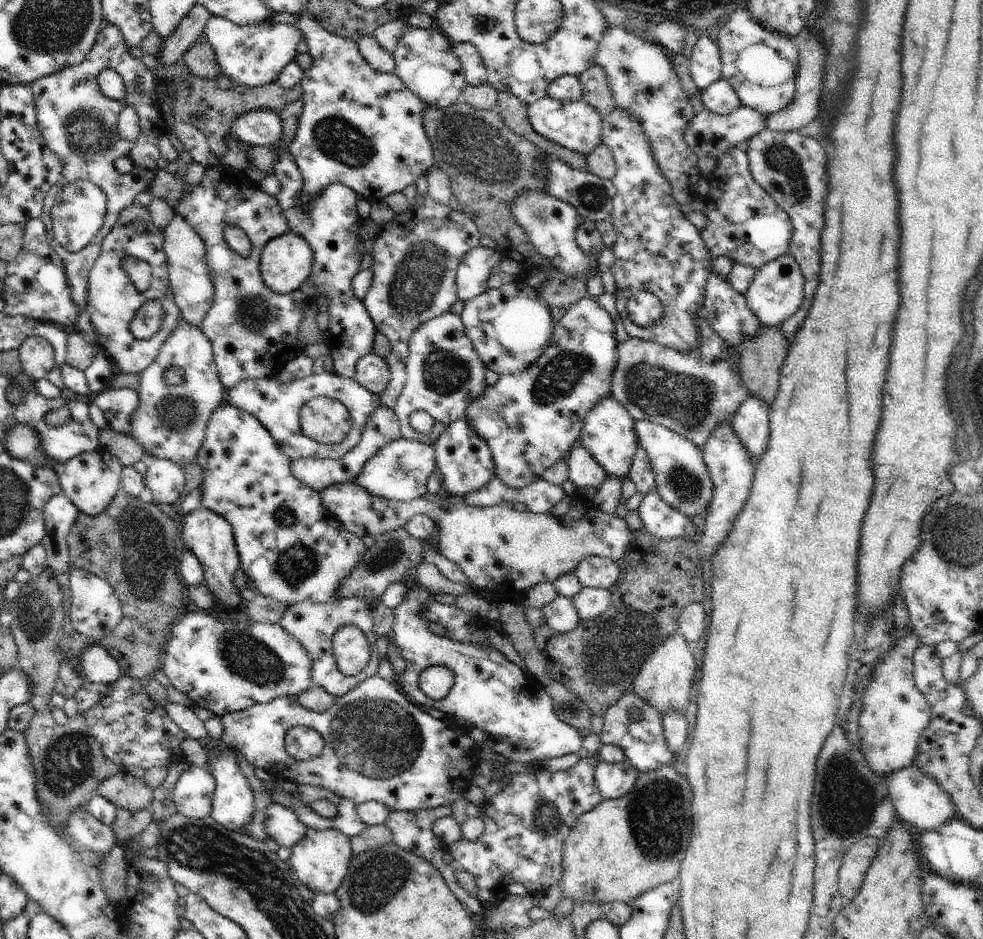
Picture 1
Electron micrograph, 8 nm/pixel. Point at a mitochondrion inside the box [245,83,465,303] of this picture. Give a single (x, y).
(338, 140)

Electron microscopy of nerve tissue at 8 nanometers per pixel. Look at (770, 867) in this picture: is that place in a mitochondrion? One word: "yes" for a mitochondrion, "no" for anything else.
no

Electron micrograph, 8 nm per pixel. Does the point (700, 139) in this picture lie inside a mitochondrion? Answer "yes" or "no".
no

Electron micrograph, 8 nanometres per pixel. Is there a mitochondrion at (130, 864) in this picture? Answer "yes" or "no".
no

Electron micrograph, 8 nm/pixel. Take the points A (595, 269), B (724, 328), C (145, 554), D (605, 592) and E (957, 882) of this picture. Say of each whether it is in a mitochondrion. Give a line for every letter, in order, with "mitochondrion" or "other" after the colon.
A: other
B: other
C: mitochondrion
D: other
E: other

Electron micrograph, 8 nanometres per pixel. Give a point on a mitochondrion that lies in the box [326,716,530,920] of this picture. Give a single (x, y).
(380, 877)

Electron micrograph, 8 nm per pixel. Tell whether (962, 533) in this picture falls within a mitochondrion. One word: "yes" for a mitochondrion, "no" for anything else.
yes

